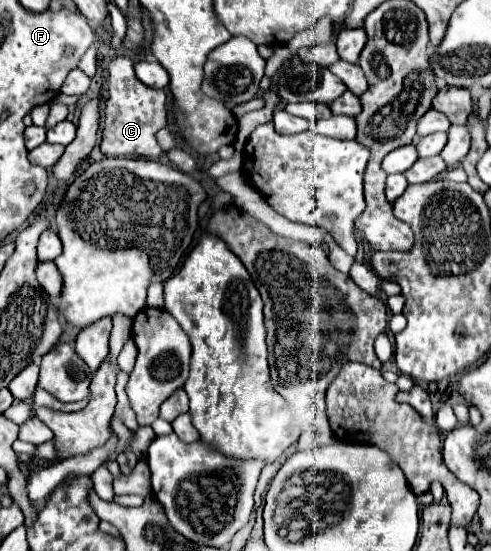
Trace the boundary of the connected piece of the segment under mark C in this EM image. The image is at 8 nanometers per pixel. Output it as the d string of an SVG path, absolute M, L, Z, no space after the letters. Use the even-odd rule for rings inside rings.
M115 56L109 62L107 76L107 102L105 102L105 126L101 152L109 158L151 158L157 160L163 150L157 142L157 132L167 128L167 94L141 84L133 72L133 62L127 56Z

